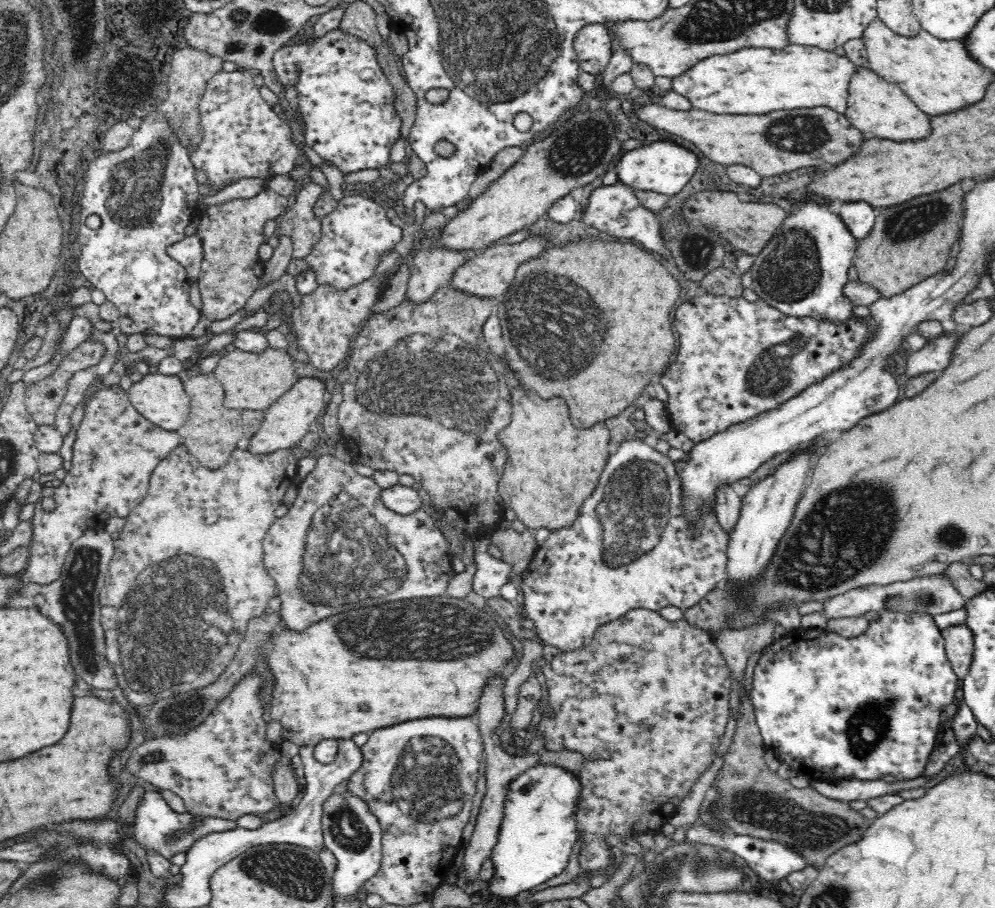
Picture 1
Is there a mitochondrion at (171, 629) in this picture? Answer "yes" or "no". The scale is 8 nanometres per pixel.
yes

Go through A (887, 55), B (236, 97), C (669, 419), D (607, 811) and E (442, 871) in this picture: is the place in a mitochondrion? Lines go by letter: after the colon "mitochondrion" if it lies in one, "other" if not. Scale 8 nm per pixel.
A: other
B: other
C: other
D: mitochondrion
E: other

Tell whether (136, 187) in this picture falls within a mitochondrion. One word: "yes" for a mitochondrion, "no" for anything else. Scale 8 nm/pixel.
yes

